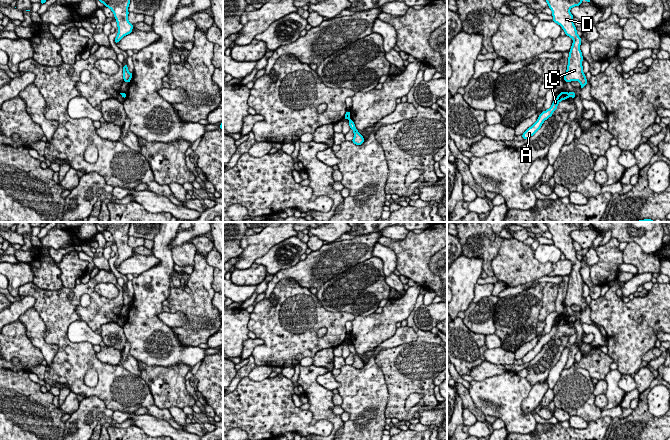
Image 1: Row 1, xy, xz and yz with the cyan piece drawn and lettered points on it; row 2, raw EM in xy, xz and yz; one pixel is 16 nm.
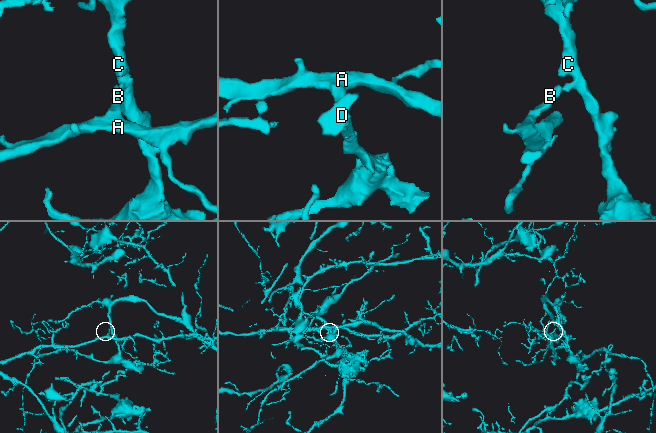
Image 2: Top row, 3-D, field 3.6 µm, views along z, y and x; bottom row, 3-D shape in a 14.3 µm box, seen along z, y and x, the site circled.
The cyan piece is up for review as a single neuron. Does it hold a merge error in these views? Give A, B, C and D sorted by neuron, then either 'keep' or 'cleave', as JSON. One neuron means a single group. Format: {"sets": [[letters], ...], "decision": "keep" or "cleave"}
{"sets": [["A", "B"], ["C", "D"]], "decision": "cleave"}

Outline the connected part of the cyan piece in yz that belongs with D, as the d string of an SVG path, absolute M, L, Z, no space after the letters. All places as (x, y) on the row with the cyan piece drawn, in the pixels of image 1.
M546 0L546 2L552 10L553 21L562 27L565 35L573 39L564 81L578 81L581 83L580 89L582 89L587 84L587 79L582 71L583 56L580 51L581 38L577 35L573 15L570 13L572 7L579 6L582 2L581 0Z

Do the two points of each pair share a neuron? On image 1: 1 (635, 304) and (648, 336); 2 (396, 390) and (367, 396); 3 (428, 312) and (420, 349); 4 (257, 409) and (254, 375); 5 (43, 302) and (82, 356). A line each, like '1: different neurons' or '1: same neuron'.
1: same neuron
2: different neurons
3: different neurons
4: different neurons
5: same neuron

